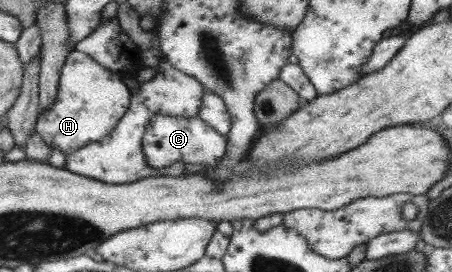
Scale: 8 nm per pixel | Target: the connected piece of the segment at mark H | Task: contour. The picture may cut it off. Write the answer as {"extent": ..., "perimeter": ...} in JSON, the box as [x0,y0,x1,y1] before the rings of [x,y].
{"extent":[35,49,131,155],"perimeter":[[[75,49],[68,52],[60,69],[57,95],[50,108],[38,115],[35,132],[49,147],[55,146],[66,155],[108,136],[124,116],[131,101],[131,91],[122,78],[121,73],[101,67],[84,52]]]}

